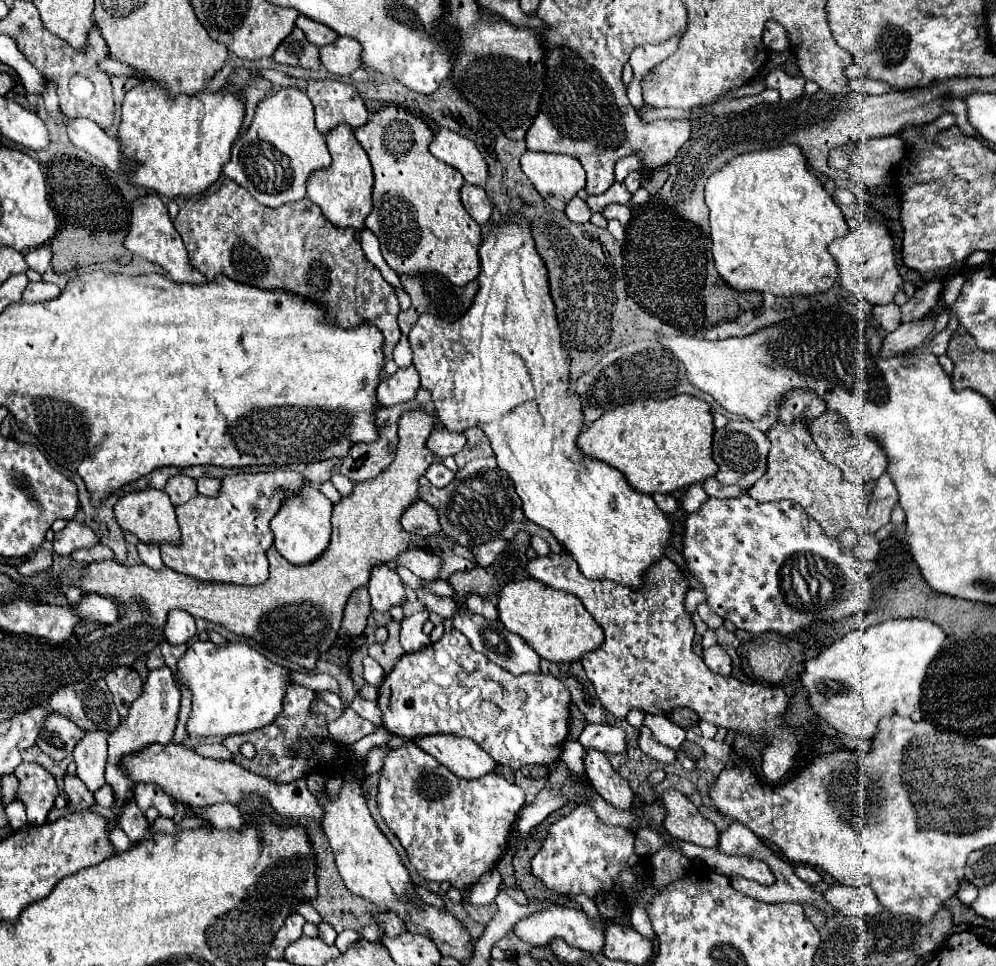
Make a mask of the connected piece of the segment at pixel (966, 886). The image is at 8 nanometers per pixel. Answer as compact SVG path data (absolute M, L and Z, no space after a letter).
M963 882L961 884L961 888L959 888L959 892L957 892L957 898L963 902L963 904L973 904L973 900L977 898L977 888L973 888L973 884L969 884L969 882Z

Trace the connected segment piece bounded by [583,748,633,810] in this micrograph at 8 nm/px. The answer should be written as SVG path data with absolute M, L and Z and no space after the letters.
M589 748L585 752L585 772L593 784L593 788L613 806L621 808L621 810L629 810L631 808L631 802L633 802L633 792L627 784L625 778L621 778L605 752L601 750L595 750L595 748Z

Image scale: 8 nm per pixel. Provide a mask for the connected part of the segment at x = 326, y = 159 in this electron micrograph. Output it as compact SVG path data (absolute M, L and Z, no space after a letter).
M279 88L271 96L267 96L263 102L259 102L255 118L249 126L249 130L237 140L231 148L231 160L225 164L223 174L227 178L233 178L239 186L251 192L255 200L259 200L263 206L277 208L289 202L297 202L305 198L307 192L307 180L315 170L323 170L331 166L331 156L325 146L325 138L315 128L313 120L313 106L307 94L299 88Z

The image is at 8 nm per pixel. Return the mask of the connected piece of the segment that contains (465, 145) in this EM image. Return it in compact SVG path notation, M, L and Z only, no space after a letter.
M439 128L439 132L433 136L433 140L429 144L429 150L435 158L439 158L445 164L459 170L467 184L485 186L487 164L485 164L485 158L481 156L481 152L477 150L475 142L471 142L469 138L453 132L453 130L447 130L447 128Z

